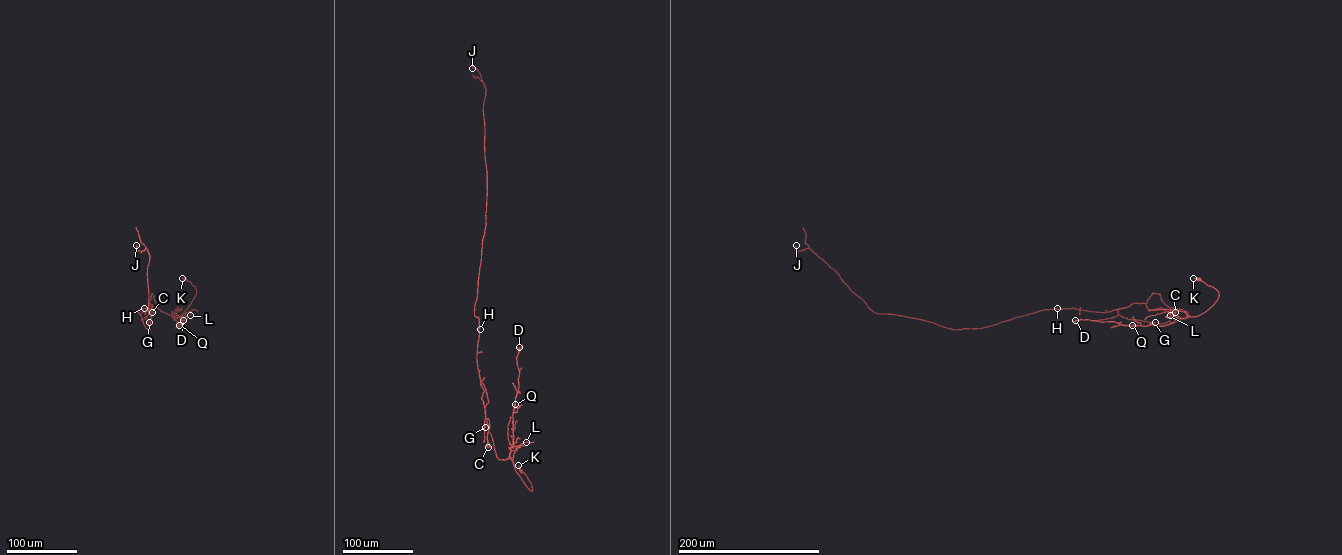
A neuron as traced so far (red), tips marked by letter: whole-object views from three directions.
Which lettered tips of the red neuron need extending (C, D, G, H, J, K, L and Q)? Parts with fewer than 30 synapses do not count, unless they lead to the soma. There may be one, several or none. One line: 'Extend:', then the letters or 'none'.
Extend: none

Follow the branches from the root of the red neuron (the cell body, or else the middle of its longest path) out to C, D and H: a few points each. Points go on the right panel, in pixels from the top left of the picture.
C: (1199, 279), (1219, 295), (1198, 315), (1186, 317), (1159, 294), (1147, 300), (1149, 309), (1175, 312)
D: (1199, 279), (1215, 288), (1219, 295), (1212, 306), (1196, 316), (1177, 319), (1161, 326), (1075, 320)
H: (1199, 279), (1219, 295), (1196, 316), (1186, 317), (1154, 293), (1146, 303), (1109, 312), (1057, 308)

